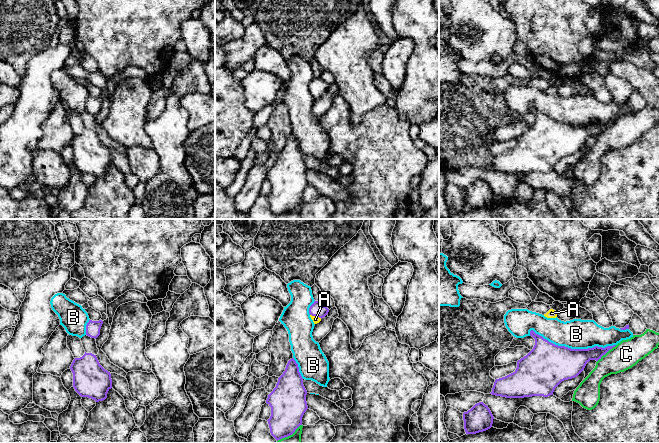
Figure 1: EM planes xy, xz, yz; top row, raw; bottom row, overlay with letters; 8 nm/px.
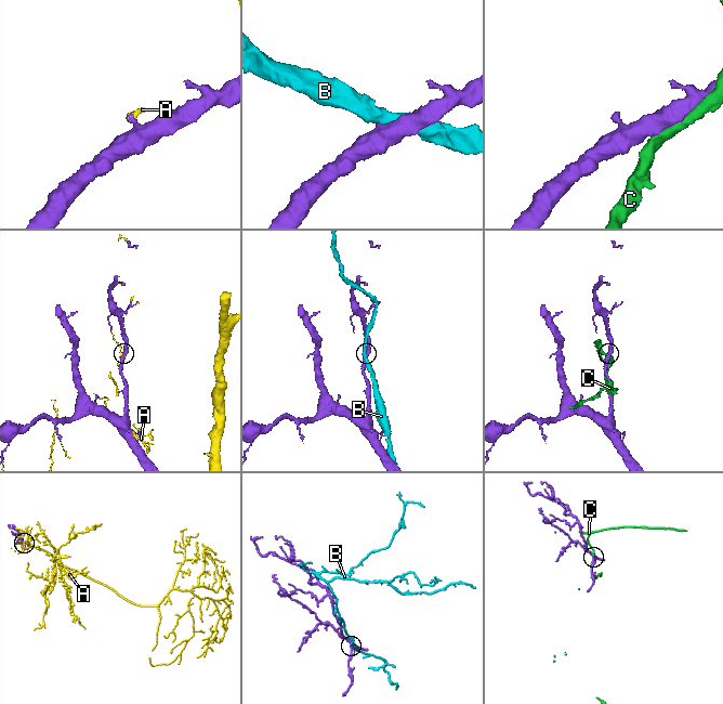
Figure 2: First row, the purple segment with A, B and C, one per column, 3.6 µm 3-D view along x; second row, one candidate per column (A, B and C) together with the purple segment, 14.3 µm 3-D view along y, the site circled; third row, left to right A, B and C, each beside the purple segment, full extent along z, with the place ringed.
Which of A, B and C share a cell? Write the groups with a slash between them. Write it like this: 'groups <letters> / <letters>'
groups A / B / C

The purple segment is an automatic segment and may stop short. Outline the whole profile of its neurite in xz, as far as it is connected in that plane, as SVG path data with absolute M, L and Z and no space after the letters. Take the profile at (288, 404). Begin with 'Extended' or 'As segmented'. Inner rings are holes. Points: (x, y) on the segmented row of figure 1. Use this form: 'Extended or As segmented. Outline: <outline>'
As segmented. Outline: M294 358L290 359L285 371L278 378L273 391L268 395L266 403L271 407L271 416L267 420L271 435L278 441L292 435L302 425L302 417L308 409L306 402L307 391L303 385L303 378Z

